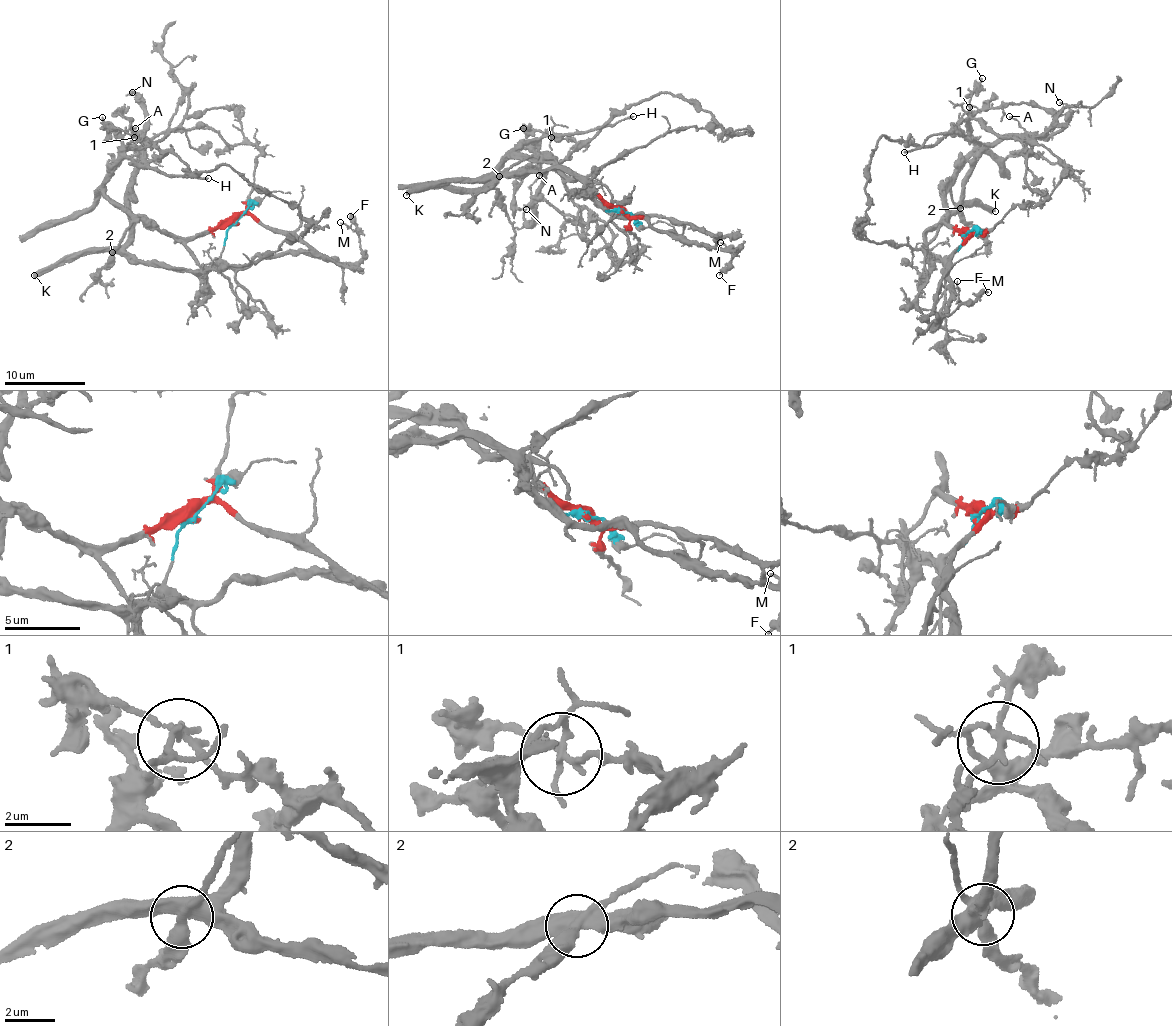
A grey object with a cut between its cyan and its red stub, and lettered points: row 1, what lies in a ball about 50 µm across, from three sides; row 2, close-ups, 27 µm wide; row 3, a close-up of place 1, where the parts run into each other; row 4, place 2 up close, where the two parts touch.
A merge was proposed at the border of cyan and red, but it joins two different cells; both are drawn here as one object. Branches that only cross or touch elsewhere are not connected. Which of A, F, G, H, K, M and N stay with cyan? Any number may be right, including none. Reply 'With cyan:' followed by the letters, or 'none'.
With cyan: A, F, G, H, K, M, N

